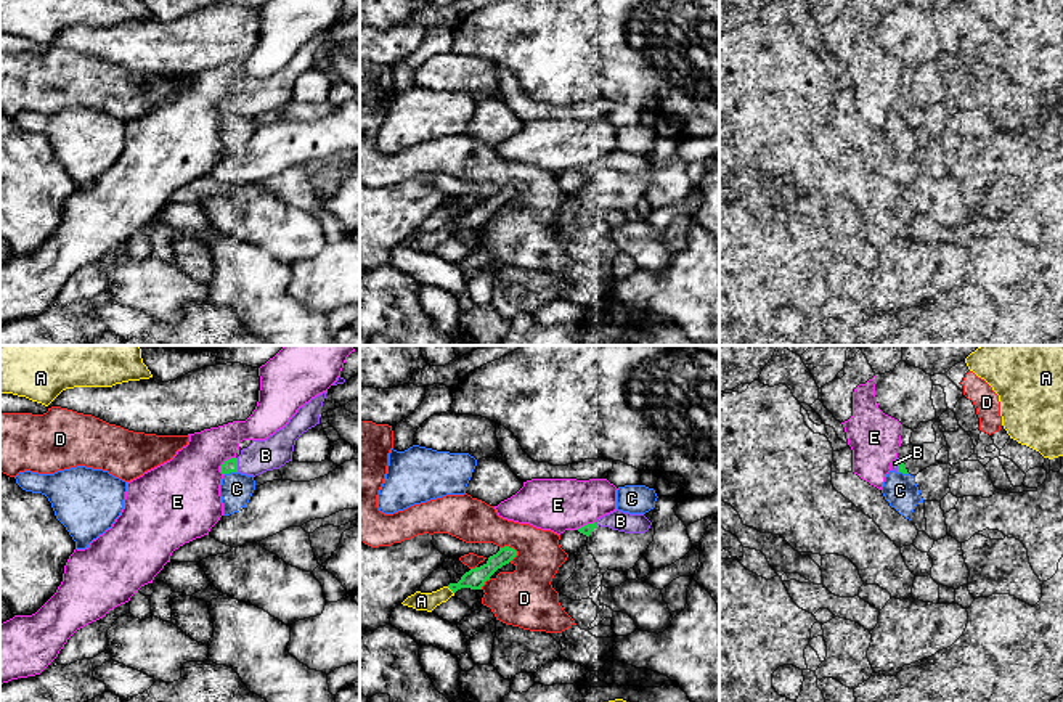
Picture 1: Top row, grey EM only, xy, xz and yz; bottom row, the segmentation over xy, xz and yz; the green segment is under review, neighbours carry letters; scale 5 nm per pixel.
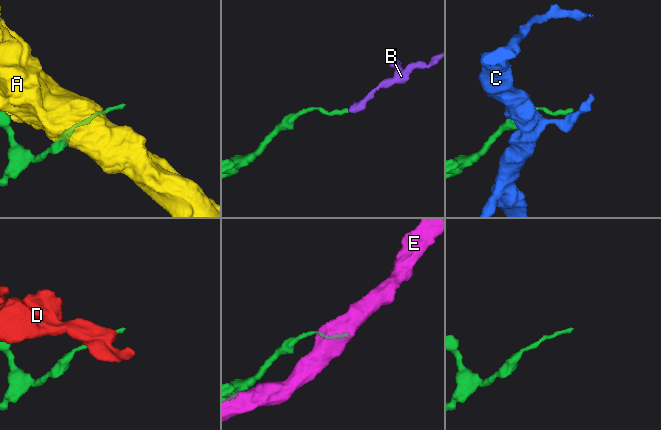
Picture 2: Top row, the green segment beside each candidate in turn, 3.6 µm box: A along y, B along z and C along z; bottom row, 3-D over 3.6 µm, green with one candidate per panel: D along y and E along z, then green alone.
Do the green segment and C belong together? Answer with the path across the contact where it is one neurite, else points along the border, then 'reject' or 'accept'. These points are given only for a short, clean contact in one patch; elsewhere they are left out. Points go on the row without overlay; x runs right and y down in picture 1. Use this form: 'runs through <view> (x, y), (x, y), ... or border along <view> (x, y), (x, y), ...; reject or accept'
reject

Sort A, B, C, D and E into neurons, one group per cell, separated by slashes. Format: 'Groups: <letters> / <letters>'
Groups: A / B / C / D / E

